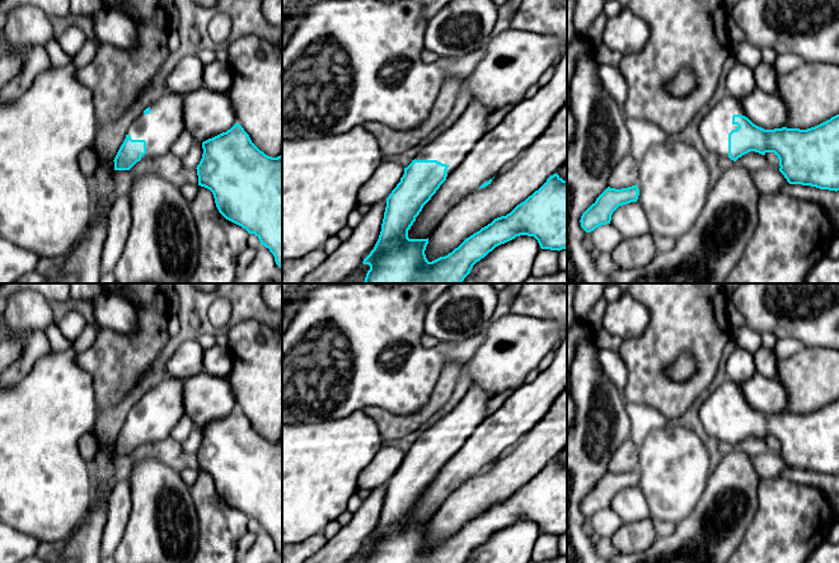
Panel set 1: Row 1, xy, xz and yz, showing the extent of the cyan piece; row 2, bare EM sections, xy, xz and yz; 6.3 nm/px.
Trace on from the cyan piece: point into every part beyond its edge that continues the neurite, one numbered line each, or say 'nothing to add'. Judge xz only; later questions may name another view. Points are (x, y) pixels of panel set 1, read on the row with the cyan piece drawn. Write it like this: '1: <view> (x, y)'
1: xz (450, 148)

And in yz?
1: yz (715, 127)

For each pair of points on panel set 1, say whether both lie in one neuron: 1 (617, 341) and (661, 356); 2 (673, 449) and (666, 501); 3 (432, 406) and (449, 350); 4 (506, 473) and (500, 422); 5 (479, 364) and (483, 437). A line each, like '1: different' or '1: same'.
1: different
2: same
3: different
4: different
5: different

